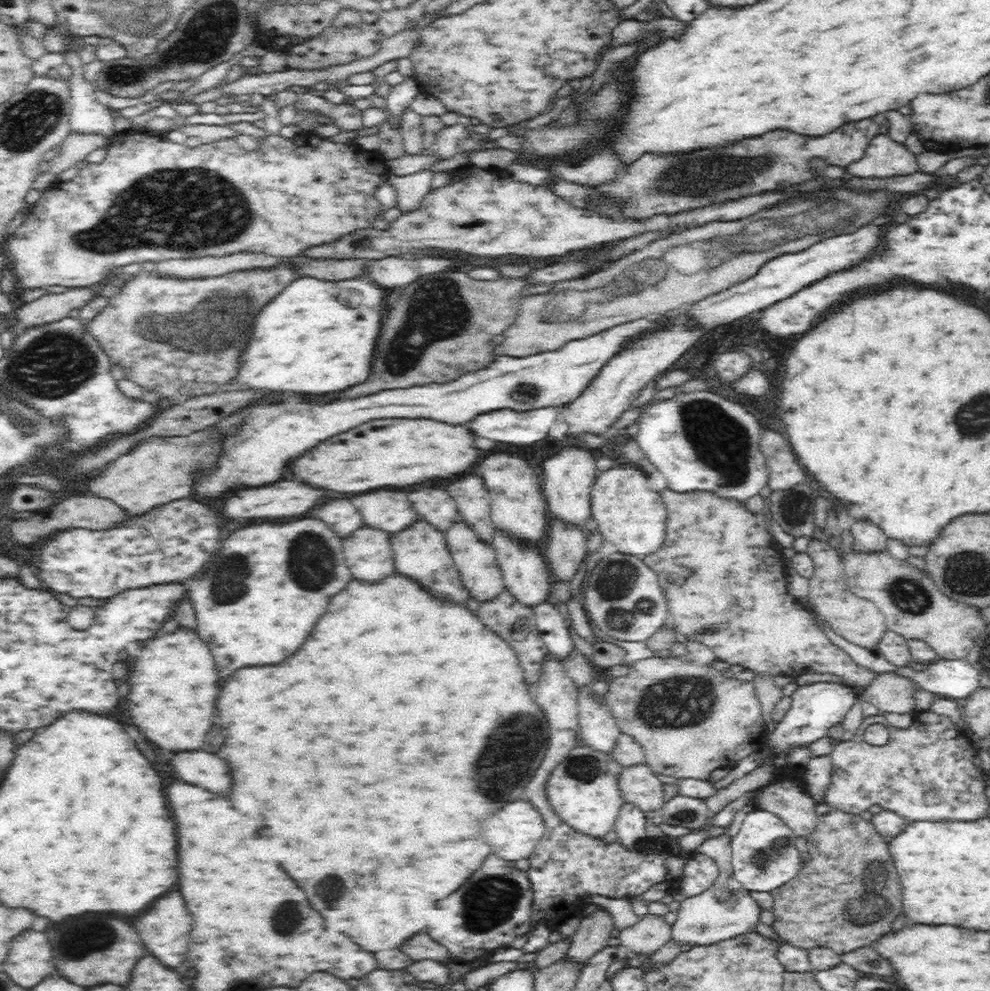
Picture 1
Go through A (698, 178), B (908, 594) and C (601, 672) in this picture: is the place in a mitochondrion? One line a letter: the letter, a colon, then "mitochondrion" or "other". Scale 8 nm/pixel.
A: mitochondrion
B: mitochondrion
C: other

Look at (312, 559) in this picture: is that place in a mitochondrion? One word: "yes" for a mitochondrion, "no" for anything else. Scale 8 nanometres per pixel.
yes

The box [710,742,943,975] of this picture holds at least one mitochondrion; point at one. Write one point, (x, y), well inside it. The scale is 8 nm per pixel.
(870, 910)

